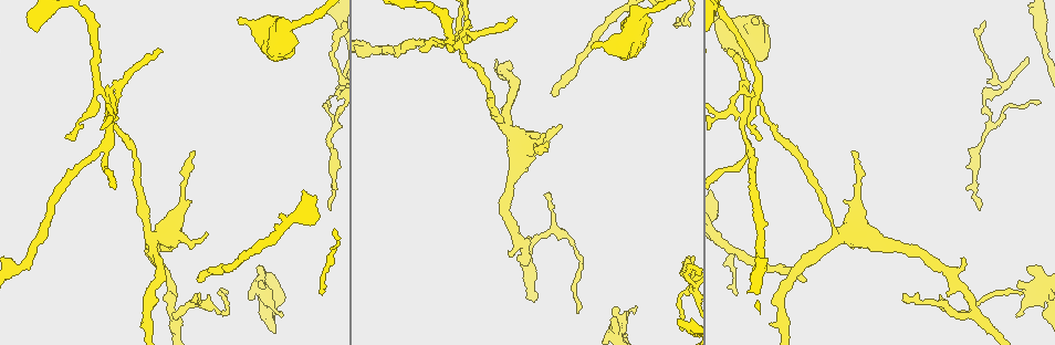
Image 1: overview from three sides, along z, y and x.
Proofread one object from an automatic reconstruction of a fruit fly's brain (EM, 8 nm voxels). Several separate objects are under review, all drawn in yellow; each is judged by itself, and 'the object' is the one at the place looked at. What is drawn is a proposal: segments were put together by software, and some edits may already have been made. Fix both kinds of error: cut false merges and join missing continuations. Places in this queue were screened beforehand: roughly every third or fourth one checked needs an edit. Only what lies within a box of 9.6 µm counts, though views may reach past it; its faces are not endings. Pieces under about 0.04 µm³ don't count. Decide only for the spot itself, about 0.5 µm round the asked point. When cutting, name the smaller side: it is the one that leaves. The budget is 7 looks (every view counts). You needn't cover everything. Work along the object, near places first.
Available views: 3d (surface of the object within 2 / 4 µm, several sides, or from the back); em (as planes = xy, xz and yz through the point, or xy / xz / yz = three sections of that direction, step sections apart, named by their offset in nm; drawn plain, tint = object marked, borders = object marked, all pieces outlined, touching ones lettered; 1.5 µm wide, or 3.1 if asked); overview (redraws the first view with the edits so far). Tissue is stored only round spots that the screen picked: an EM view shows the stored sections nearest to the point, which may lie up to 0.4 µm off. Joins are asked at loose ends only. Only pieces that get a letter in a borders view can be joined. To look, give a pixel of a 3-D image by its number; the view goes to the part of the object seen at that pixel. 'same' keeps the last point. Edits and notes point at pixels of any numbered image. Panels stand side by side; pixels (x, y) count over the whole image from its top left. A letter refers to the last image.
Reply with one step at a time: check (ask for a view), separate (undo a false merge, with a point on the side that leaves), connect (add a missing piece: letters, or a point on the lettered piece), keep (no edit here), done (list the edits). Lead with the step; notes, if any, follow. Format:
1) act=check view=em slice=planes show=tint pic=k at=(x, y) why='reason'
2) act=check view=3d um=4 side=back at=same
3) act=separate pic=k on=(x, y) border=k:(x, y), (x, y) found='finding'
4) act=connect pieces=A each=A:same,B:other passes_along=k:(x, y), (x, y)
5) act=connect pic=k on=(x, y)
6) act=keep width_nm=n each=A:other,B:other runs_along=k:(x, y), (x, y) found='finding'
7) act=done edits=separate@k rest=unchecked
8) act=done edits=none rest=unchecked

act=check view=em slice=yz step=8 show=borders pic=1 at=(198, 279) why='long arm stops here'

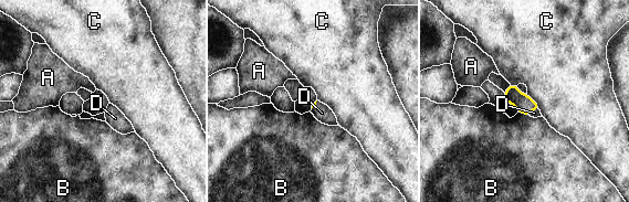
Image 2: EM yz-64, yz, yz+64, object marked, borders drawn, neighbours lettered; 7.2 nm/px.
act=check view=em slice=planes show=borders at=same

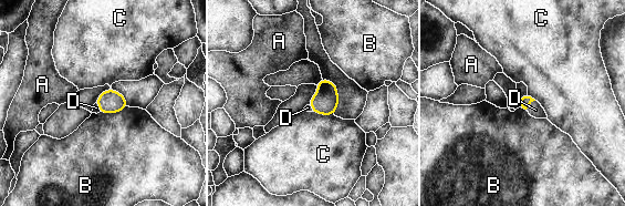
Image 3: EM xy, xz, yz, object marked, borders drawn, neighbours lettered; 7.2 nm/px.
act=connect pieces=D each=A:other,B:other,C:other,D:same found='it goes on there'

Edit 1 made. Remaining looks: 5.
act=check view=overview why='see it whole again'

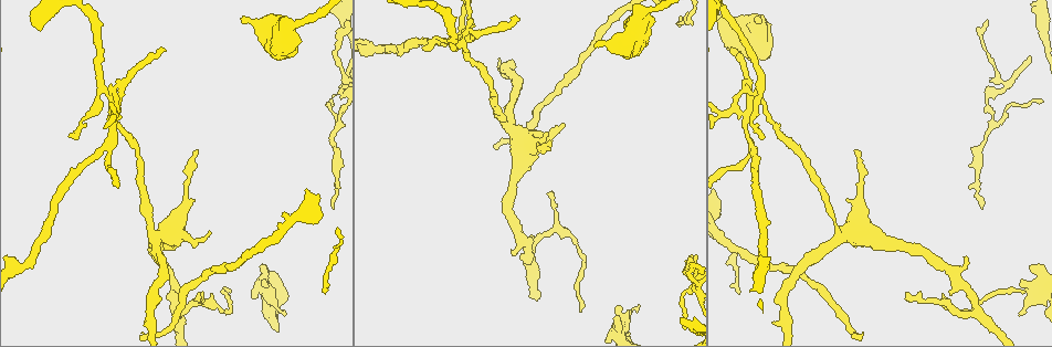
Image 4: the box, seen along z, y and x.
act=check view=em slice=planes show=borders pic=4 at=(533, 235) why='an open end'

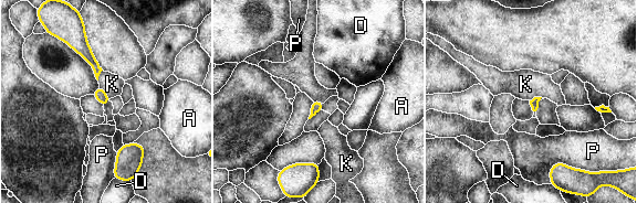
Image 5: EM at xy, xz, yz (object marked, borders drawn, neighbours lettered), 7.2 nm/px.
act=keep each=A:other,D:other,K:other,P:other border=5:(98, 86), (110, 98) found='none of them fits'

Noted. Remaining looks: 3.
act=check view=3d um=4 pic=4 at=(514, 16) why='thin end'

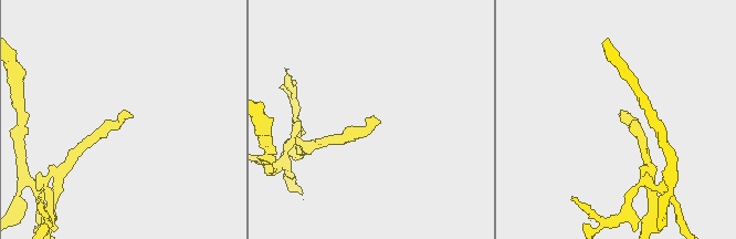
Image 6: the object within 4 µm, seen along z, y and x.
act=check view=em slice=planes show=tint pic=6 at=(126, 111) why='need the tissue'

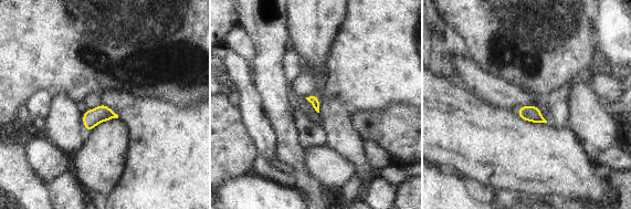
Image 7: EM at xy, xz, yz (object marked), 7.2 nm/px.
act=check view=em slice=planes show=borders at=same why='what lies round it'

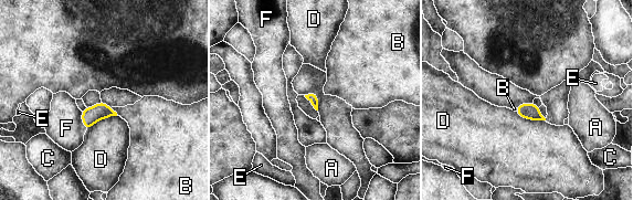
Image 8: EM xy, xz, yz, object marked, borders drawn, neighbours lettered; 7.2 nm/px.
act=connect pieces=B each=A:other,B:same,C:other,D:other,E:other,F:other passes_along=8:(91, 115), (113, 111), (146, 118) found='the neuron continues'

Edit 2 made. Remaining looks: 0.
act=done edits=connect@3,connect@8 rest=unchecked

